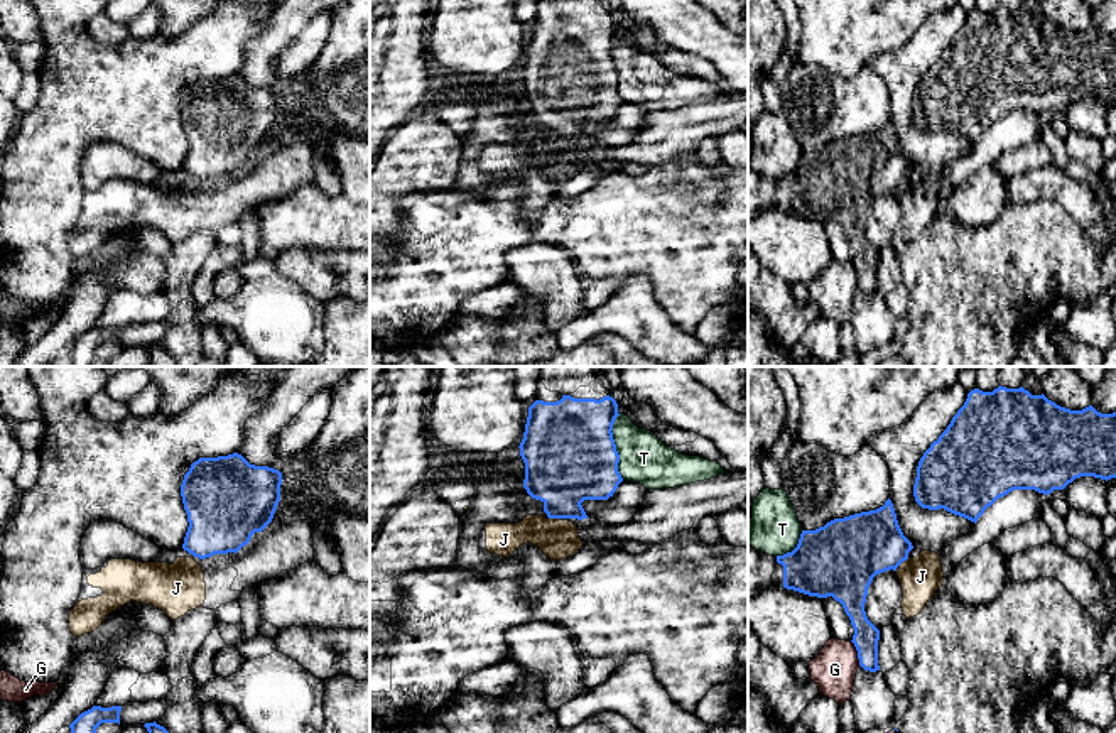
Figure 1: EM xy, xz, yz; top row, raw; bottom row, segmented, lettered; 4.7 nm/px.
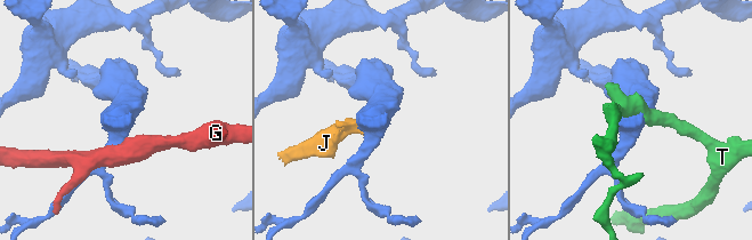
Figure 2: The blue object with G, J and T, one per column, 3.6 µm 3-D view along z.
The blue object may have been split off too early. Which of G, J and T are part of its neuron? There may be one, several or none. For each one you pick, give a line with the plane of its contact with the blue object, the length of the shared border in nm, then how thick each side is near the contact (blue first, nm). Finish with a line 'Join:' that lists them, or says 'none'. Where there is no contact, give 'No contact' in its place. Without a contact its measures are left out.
Join: none

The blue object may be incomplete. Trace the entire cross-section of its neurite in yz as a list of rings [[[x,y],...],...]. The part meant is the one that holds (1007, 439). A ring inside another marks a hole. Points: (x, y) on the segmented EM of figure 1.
[[[1000,385],[993,392],[974,388],[967,394],[947,429],[920,458],[913,497],[922,508],[944,508],[976,524],[988,507],[1013,490],[1035,490],[1048,495],[1054,490],[1064,490],[1081,476],[1106,481],[1116,478],[1116,412],[1101,414],[1092,405],[1070,410],[1048,400],[1043,394],[1032,395],[1023,387]]]

